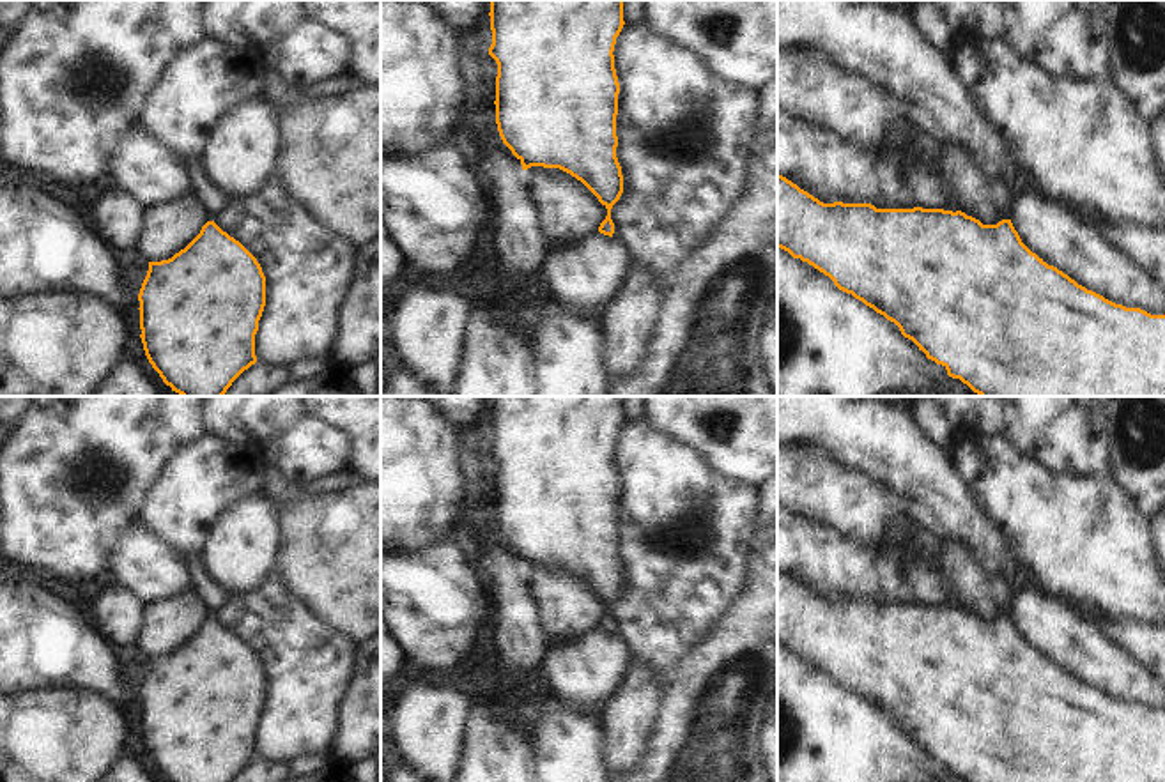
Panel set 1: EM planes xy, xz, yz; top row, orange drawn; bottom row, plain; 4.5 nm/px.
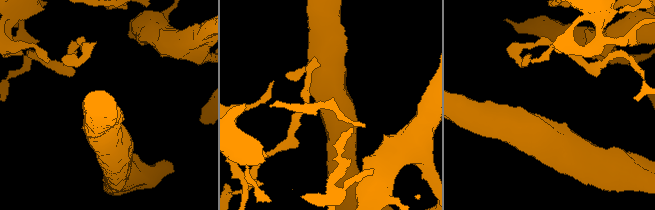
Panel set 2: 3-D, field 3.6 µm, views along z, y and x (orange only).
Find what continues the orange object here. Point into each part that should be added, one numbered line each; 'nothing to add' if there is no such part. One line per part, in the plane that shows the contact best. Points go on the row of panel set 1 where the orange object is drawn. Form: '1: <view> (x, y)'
1: yz (1001, 197)

